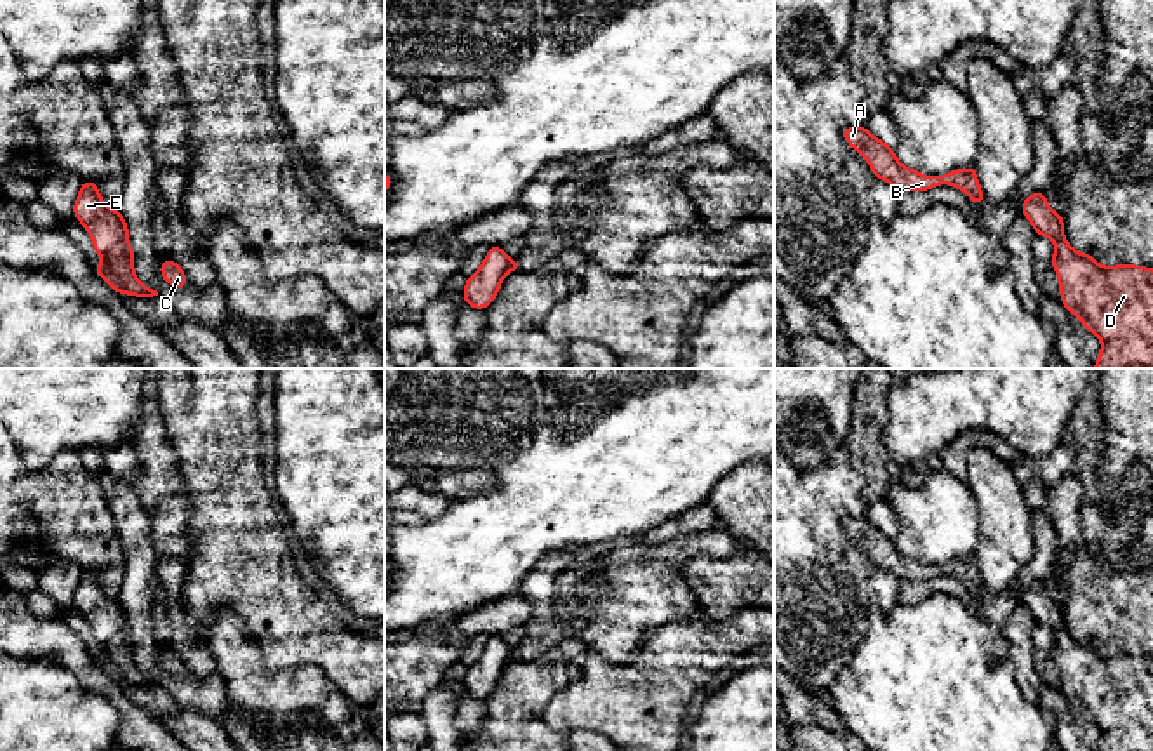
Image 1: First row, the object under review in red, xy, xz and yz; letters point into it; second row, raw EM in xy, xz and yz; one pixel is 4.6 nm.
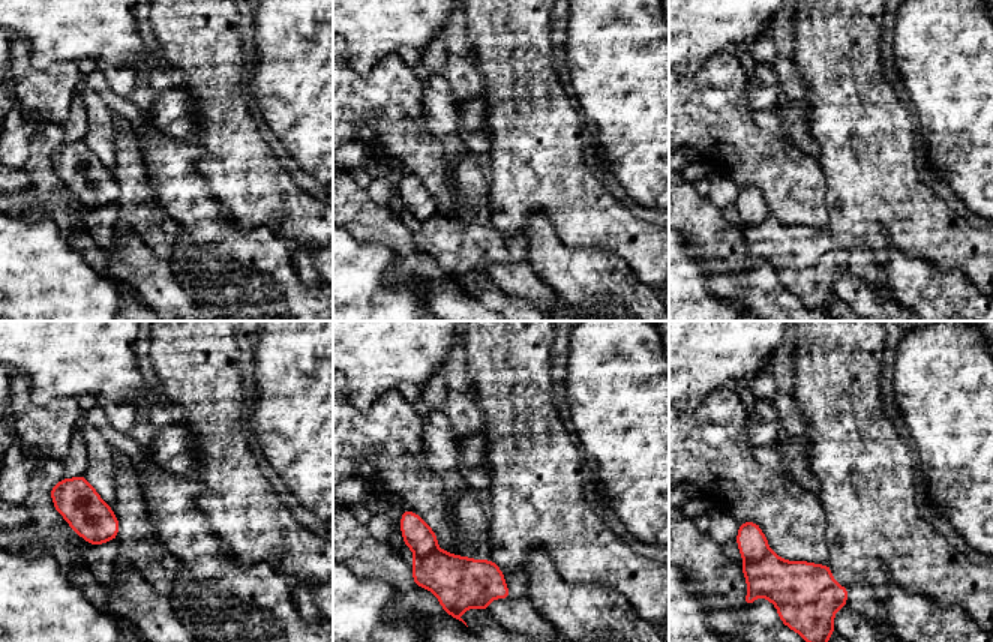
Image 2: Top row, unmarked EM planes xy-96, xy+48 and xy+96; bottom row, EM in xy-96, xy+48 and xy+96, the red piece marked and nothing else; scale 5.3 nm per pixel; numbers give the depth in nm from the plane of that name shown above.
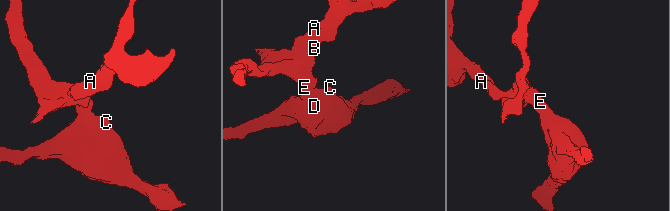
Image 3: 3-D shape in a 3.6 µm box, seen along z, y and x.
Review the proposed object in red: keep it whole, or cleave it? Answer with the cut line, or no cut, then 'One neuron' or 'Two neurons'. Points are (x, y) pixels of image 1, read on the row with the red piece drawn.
Split along xy (126, 237), (101, 254). Two neurons

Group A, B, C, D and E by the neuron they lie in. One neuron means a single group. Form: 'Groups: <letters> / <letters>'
Groups: A B E / C D

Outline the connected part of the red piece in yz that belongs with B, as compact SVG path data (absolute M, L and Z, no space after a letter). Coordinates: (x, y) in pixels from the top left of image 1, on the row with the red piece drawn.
M847 125L843 139L870 163L871 172L897 189L927 191L939 184L962 189L972 203L986 202L974 167L951 170L944 176L930 177L904 167L894 155L889 143L876 139L866 127Z

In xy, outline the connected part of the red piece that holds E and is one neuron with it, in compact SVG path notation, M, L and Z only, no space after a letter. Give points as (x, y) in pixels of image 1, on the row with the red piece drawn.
M94 181L82 183L78 198L73 203L73 216L90 235L94 252L99 256L106 254L129 235L123 216L104 203Z

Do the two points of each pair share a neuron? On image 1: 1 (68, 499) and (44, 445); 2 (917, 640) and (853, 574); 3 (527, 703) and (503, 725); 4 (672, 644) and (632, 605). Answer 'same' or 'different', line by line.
1: different
2: different
3: same
4: different

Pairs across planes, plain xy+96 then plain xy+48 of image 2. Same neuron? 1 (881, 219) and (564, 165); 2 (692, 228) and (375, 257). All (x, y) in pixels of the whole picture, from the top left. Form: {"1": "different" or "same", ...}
{"1": "same", "2": "different"}

